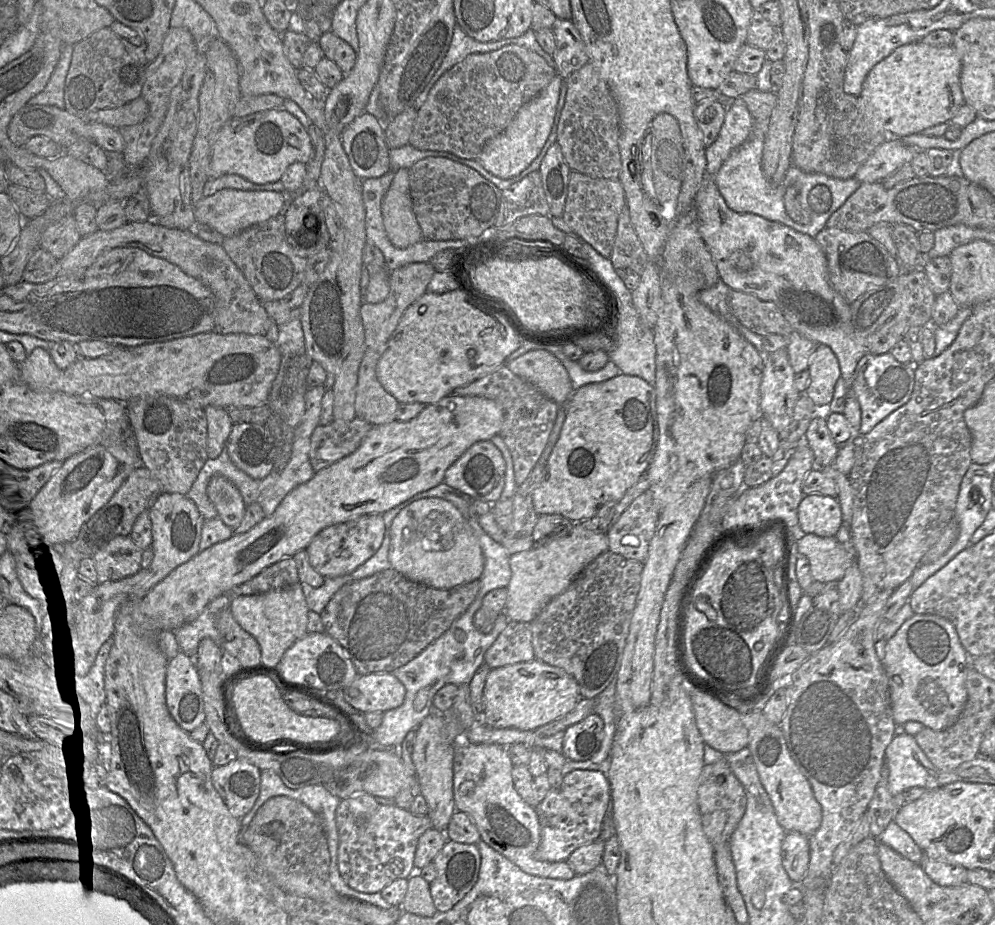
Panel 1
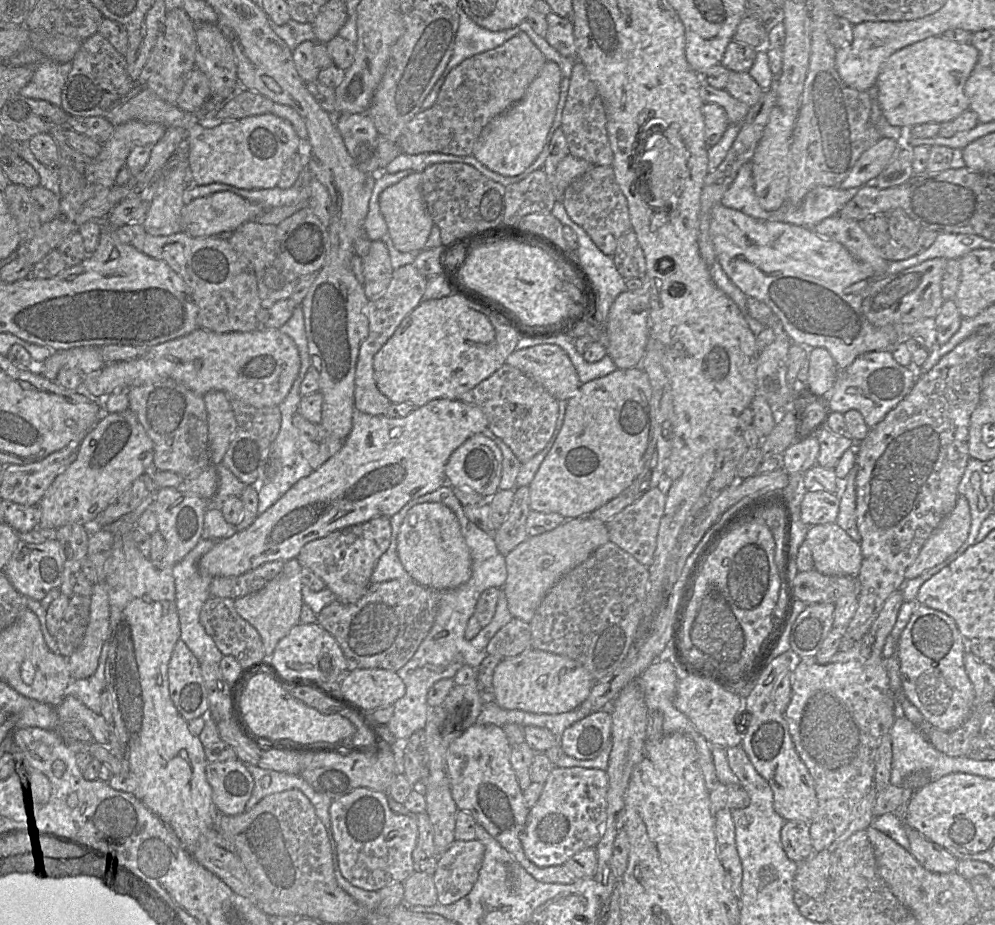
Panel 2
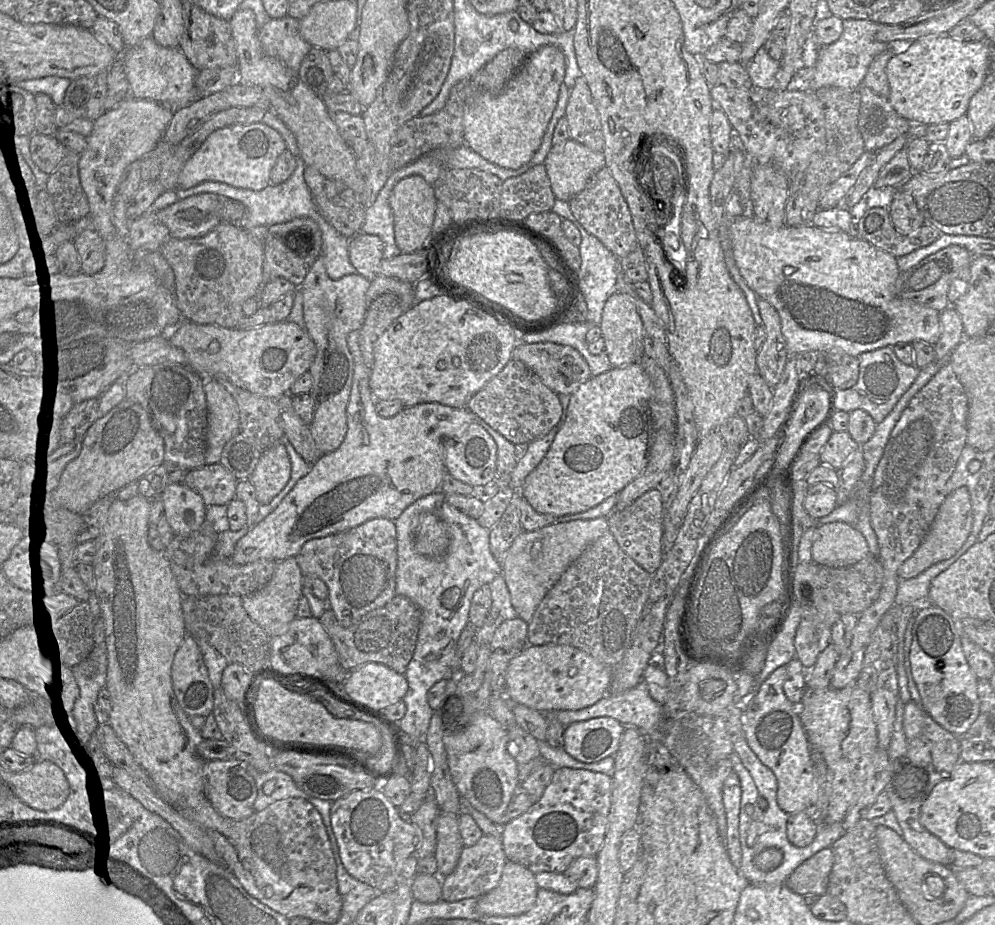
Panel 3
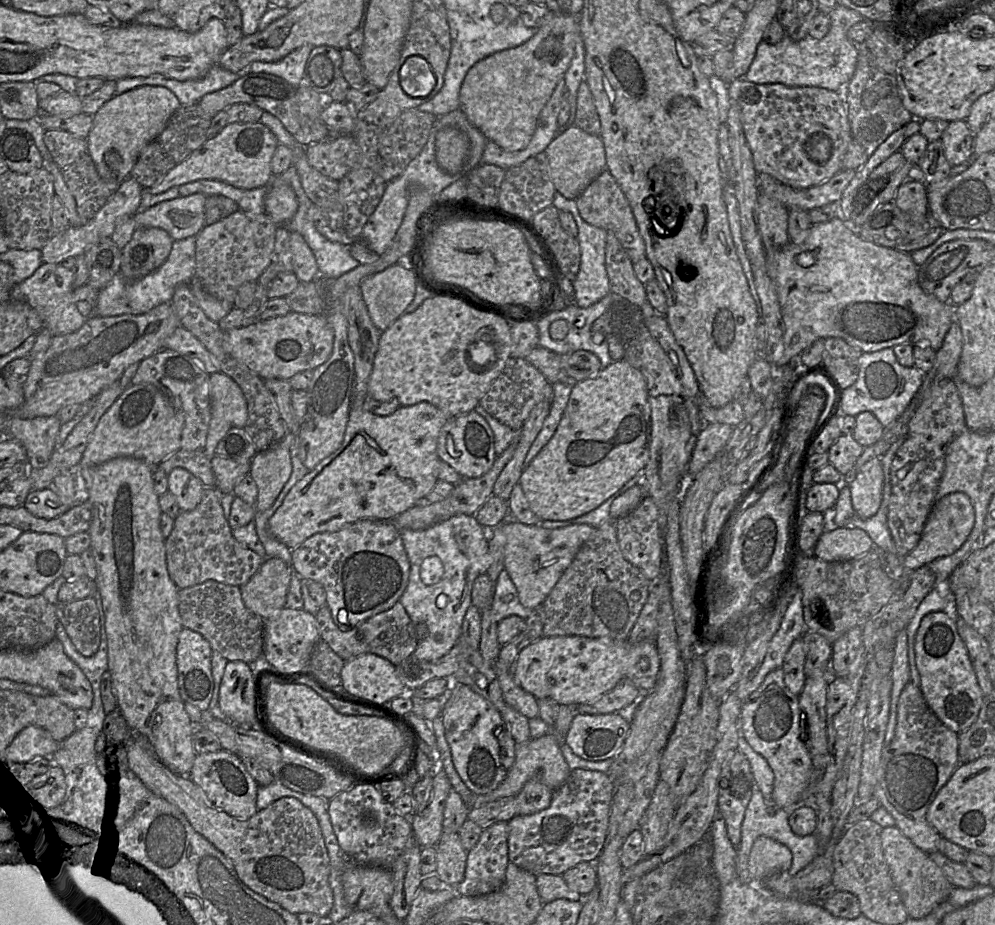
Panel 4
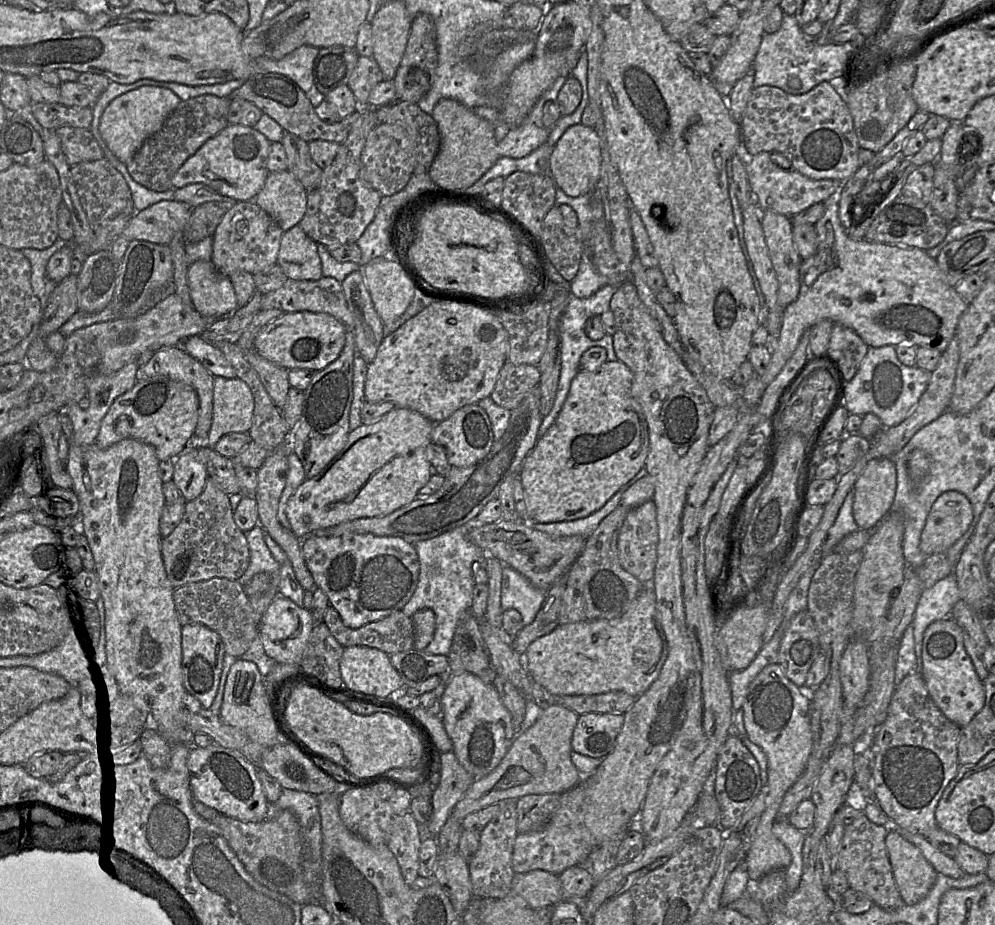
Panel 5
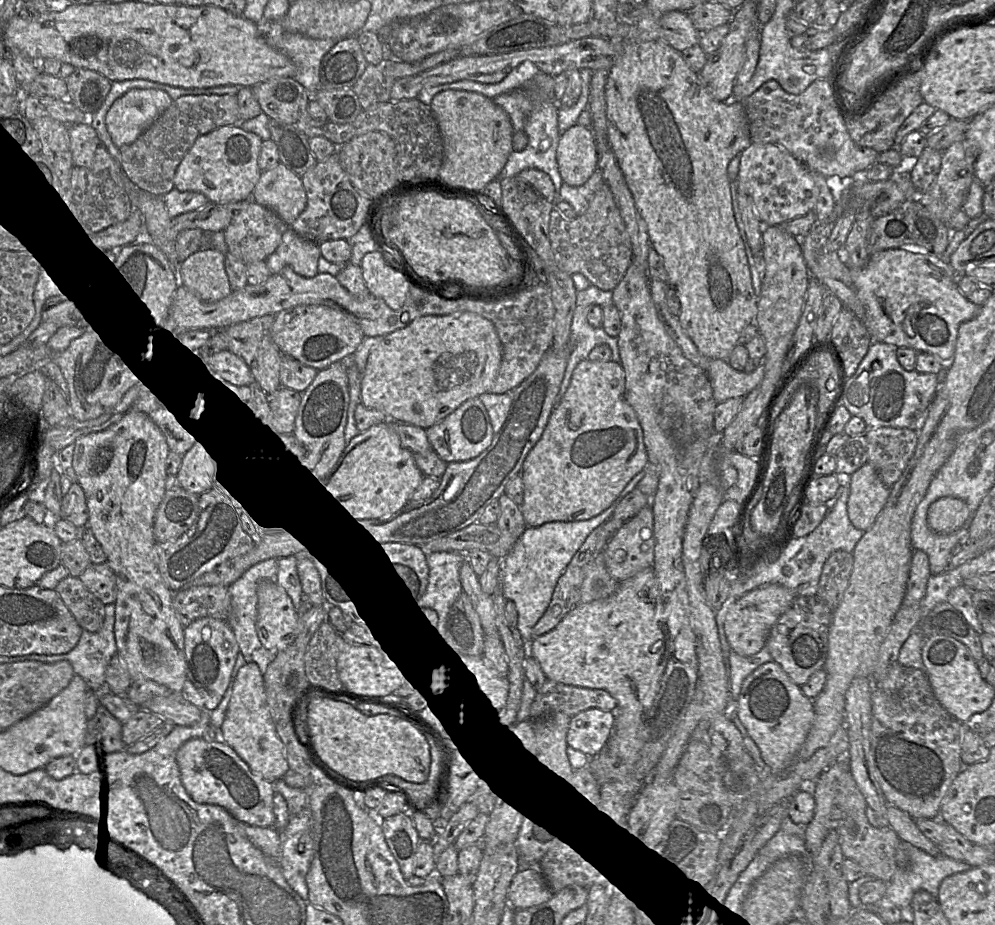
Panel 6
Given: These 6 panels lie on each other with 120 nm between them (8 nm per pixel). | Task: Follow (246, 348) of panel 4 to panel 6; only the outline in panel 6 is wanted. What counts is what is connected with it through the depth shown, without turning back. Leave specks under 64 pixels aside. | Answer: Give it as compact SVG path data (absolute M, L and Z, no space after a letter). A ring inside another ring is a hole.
M297 305L275 315L272 339L283 355L322 370L336 361L351 357L365 335L356 317L326 305Z

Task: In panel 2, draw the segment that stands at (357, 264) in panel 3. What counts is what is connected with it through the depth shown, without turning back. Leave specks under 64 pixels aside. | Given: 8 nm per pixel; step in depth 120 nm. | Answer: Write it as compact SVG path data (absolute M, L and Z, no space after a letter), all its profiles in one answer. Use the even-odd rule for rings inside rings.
M380 240L372 241L362 265L365 294L369 300L377 299L386 291L394 270L387 246Z

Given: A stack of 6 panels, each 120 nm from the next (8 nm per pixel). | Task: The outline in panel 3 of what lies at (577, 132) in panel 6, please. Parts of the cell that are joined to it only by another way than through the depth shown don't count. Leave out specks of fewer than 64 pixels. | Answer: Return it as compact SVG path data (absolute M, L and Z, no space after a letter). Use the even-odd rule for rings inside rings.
M571 138L552 145L543 164L555 198L567 202L585 188L595 173L606 166L603 152L592 151Z

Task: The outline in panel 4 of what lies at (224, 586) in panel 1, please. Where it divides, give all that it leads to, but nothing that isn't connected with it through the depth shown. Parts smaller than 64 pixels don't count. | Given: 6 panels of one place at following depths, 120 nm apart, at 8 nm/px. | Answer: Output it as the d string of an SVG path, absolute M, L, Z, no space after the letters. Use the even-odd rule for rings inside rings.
M360 285L349 288L343 294L342 306L348 324L348 342L354 354L354 386L349 418L340 447L321 460L290 489L280 507L268 520L270 534L291 550L316 533L335 532L364 519L391 521L422 502L438 480L440 458L437 454L437 441L440 430L448 418L453 418L447 417L429 402L400 406L388 416L378 416L364 409L364 401L368 397L368 379L382 331L374 325L369 315Z

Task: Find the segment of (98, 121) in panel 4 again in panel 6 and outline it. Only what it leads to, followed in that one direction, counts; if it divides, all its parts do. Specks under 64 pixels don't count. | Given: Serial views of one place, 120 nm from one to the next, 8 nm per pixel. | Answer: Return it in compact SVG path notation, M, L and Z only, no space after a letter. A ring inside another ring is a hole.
M131 89L109 109L105 121L113 143L118 147L136 141L172 104L170 95L160 89Z

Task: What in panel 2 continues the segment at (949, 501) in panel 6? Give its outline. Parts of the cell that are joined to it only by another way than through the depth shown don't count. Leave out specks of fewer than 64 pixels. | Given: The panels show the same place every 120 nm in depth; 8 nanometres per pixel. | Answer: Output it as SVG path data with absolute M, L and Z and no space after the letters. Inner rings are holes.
M959 495L954 509L932 532L915 561L906 569L905 579L913 579L940 564L966 541L971 525L969 503Z

